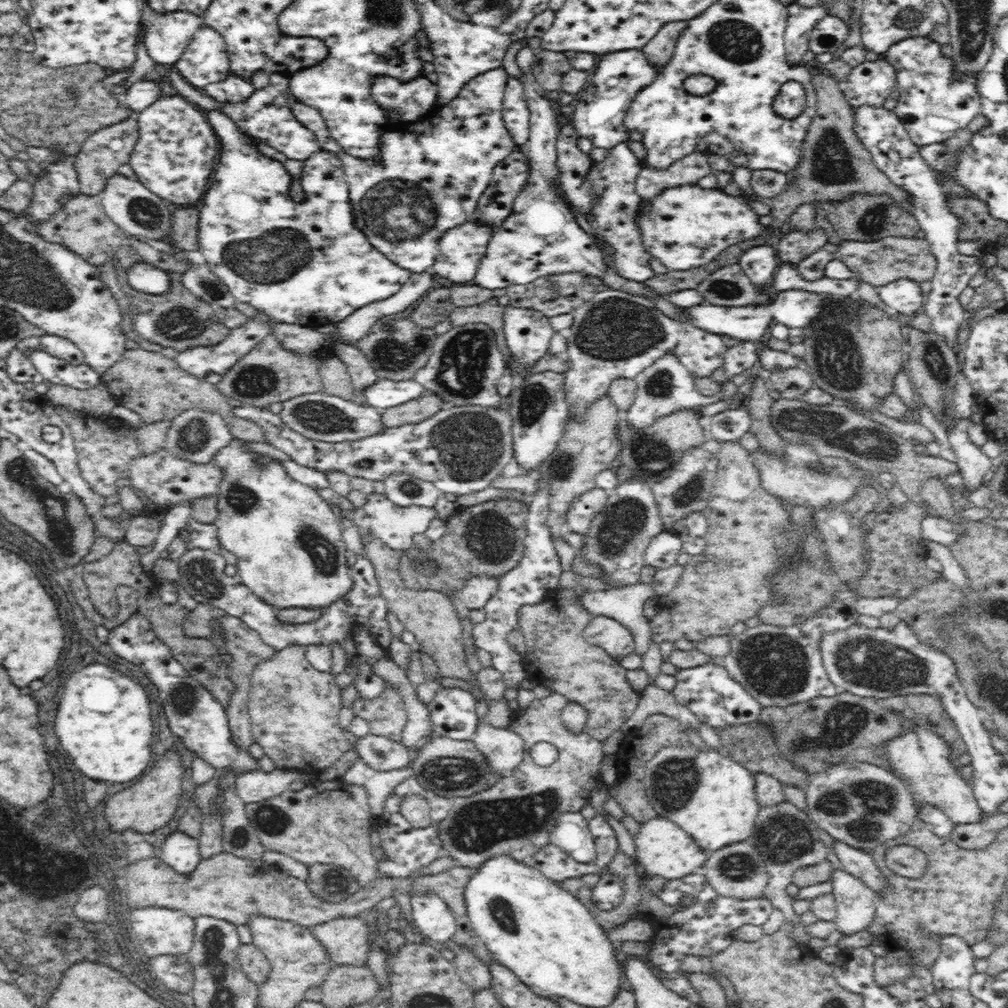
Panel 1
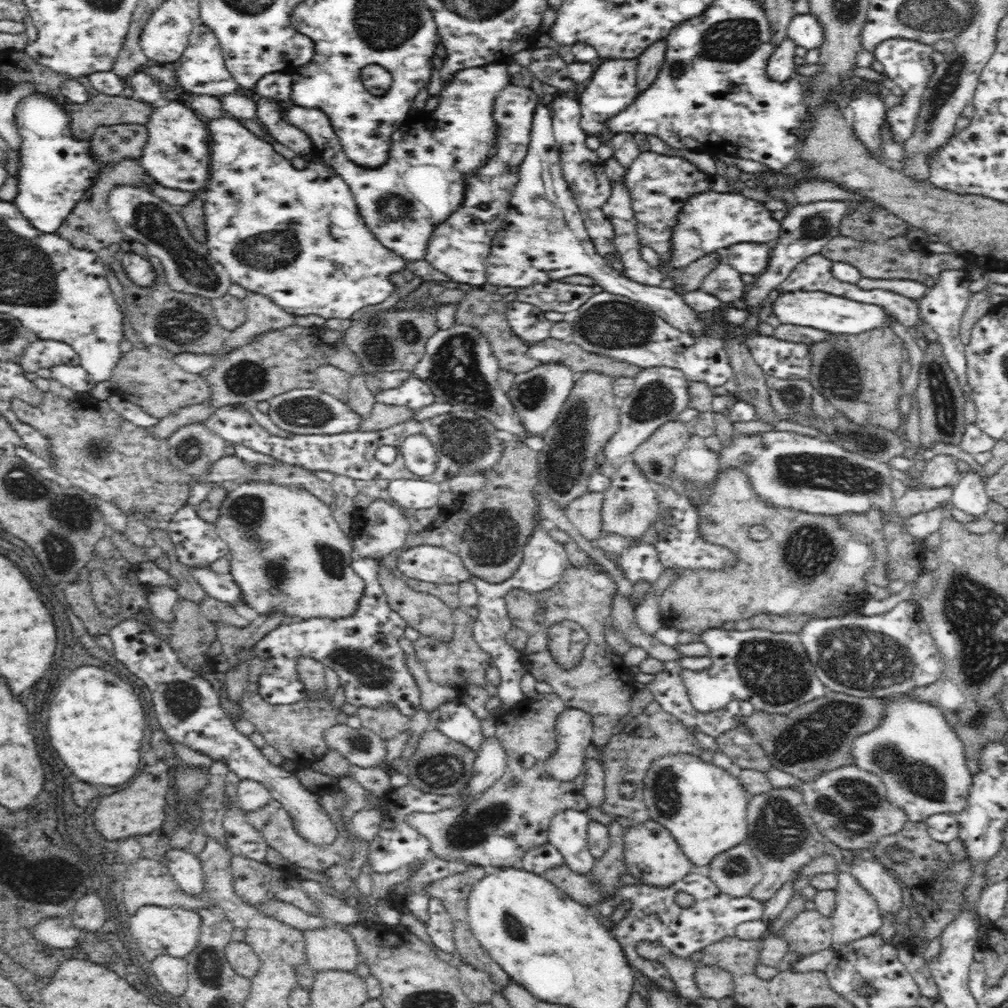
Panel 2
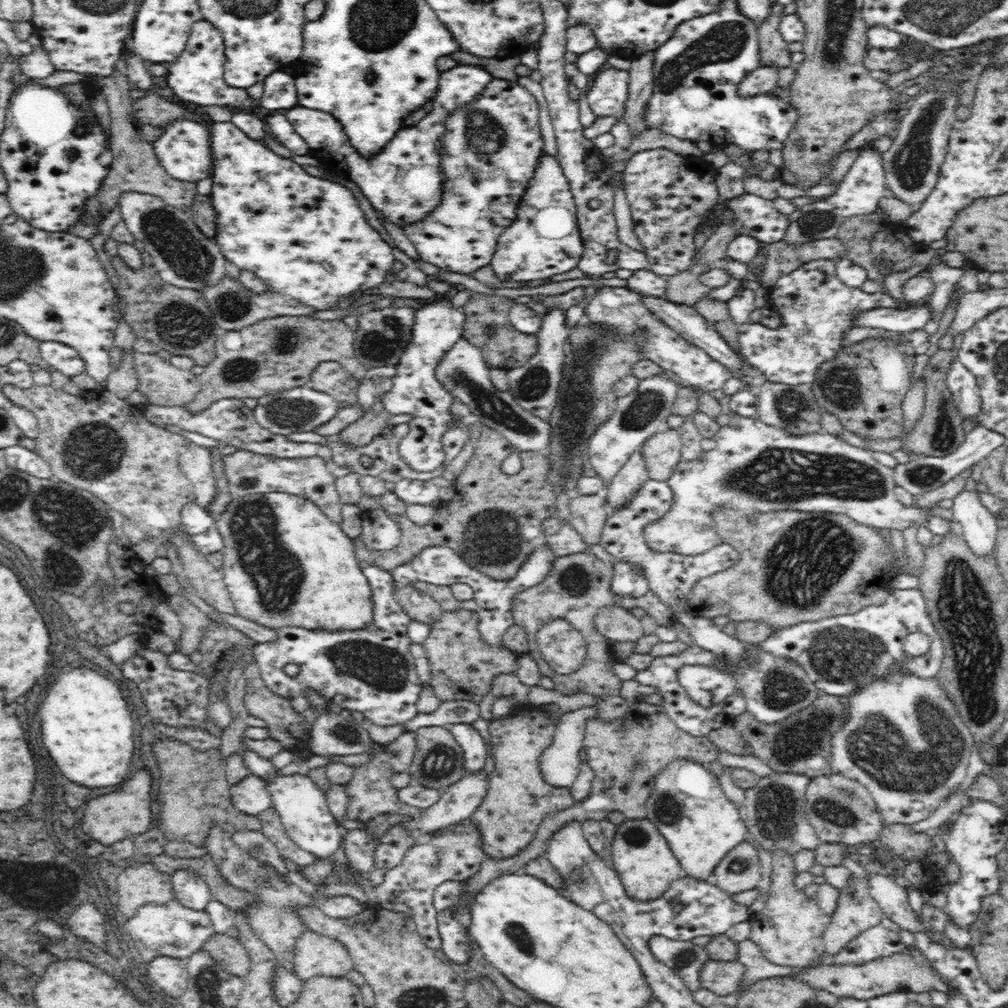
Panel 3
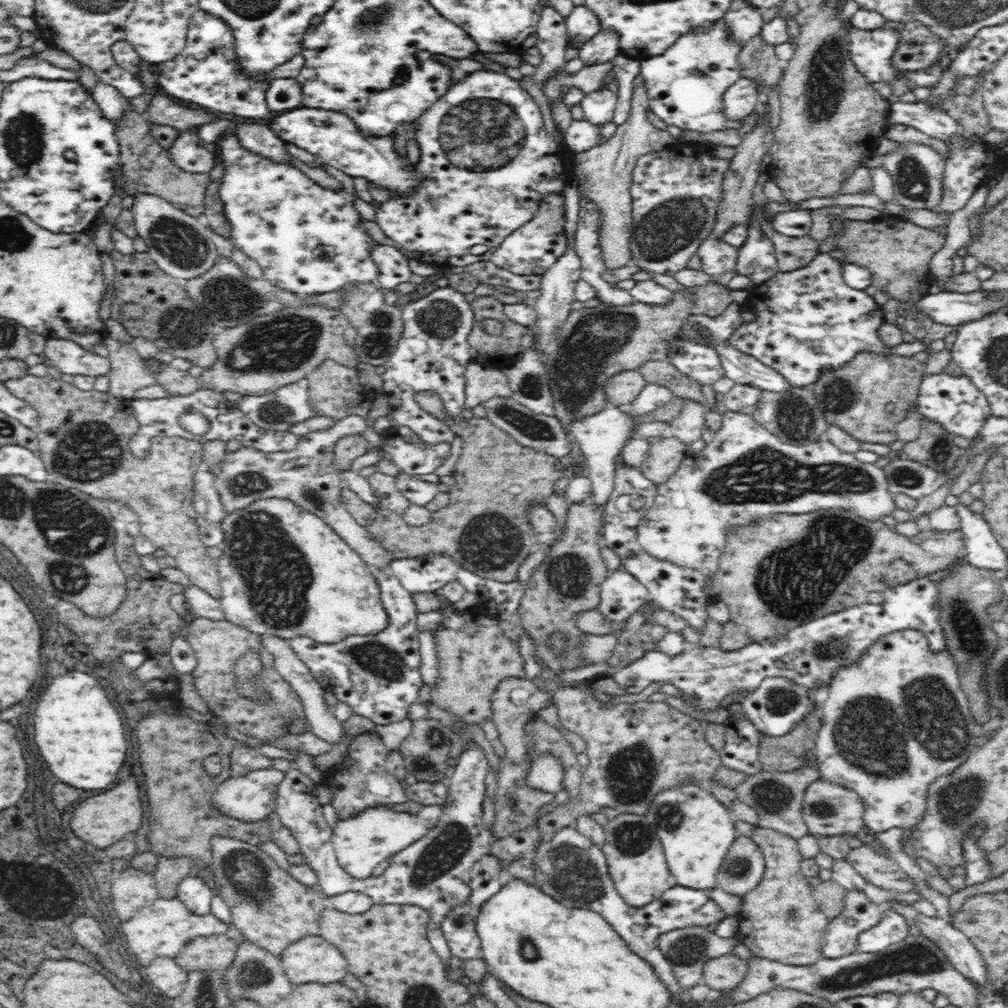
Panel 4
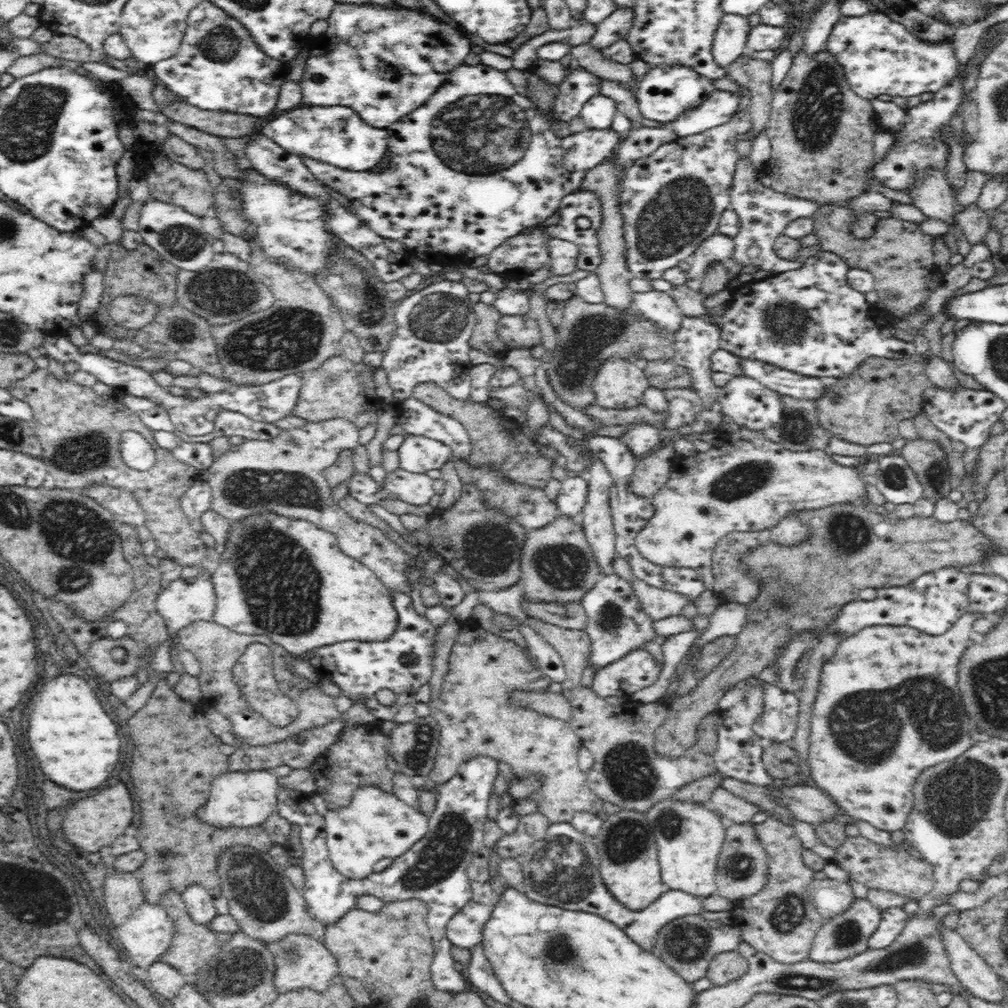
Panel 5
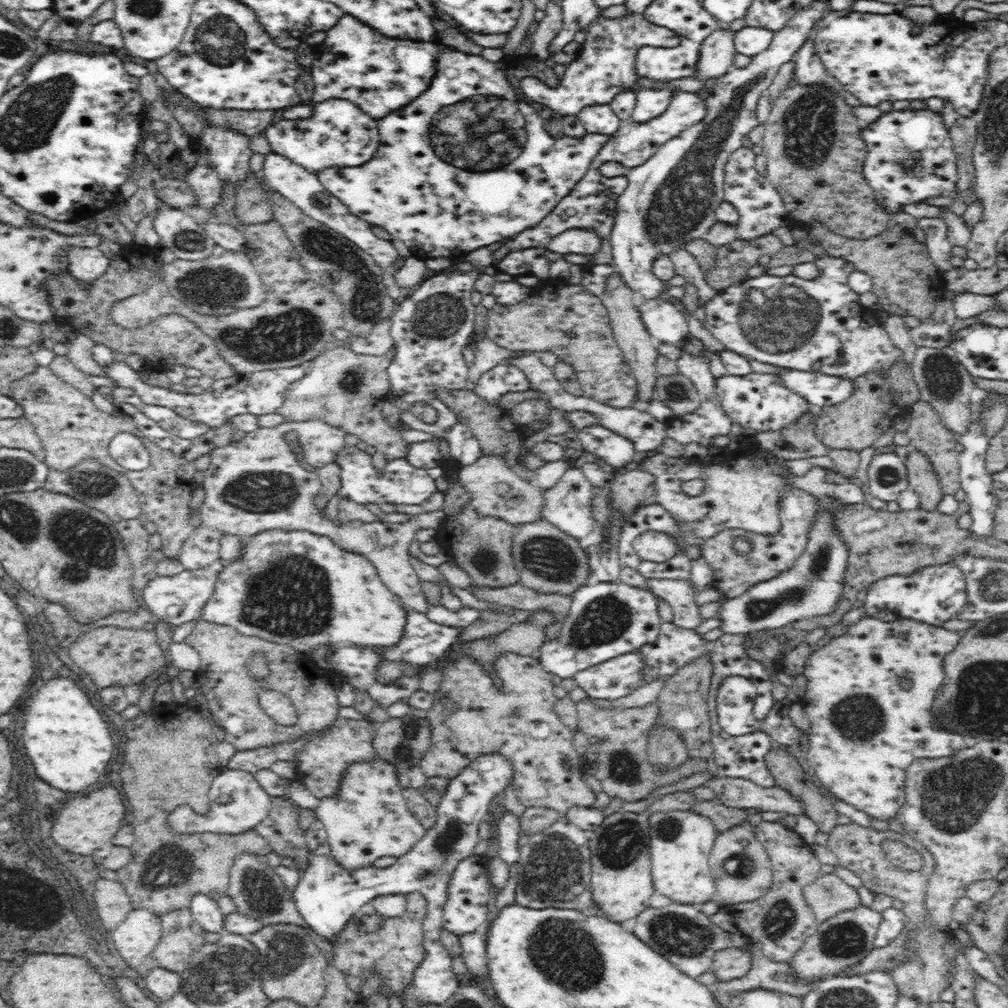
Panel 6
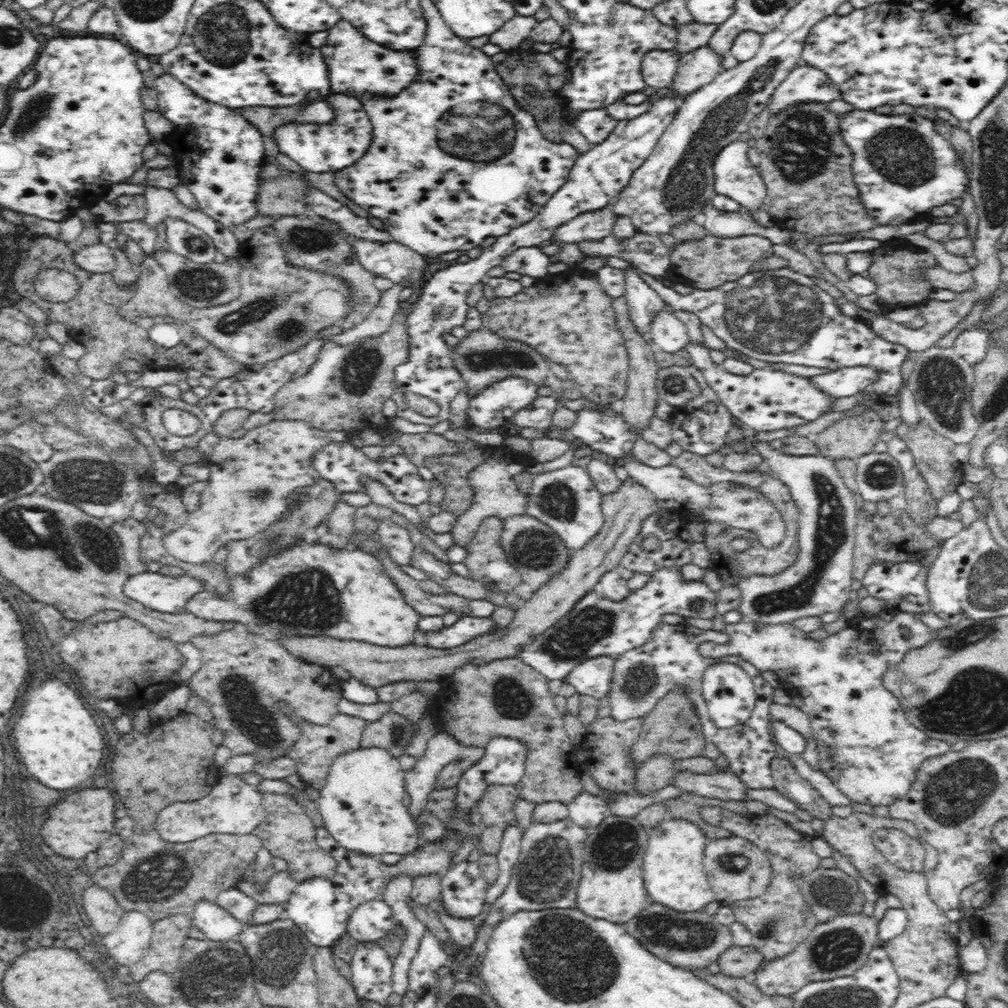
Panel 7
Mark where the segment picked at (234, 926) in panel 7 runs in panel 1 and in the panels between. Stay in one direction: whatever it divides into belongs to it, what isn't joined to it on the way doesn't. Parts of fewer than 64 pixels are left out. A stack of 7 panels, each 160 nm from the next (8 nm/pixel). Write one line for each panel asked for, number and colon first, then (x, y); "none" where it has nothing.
1: (179, 851)
2: (185, 868)
3: (191, 890)
4: (192, 891)
5: (199, 902)
6: (205, 910)

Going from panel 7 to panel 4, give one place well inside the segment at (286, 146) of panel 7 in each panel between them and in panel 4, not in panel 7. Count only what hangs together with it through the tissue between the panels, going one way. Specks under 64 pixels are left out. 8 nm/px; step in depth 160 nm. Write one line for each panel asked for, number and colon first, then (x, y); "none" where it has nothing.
4: (331, 136)
5: (336, 135)
6: (339, 134)

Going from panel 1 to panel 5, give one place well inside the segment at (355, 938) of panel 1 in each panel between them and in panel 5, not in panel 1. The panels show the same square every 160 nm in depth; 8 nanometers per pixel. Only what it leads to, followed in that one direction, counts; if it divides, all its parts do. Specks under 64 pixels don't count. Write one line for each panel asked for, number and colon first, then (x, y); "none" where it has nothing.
2: (332, 948)
3: (315, 954)
4: (311, 959)
5: (301, 961)

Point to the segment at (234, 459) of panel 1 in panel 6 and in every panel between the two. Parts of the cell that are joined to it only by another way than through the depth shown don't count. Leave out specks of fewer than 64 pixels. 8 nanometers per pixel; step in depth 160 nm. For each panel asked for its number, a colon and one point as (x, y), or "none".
2: (288, 555)
3: (281, 551)
4: (284, 572)
5: (269, 563)
6: (334, 595)

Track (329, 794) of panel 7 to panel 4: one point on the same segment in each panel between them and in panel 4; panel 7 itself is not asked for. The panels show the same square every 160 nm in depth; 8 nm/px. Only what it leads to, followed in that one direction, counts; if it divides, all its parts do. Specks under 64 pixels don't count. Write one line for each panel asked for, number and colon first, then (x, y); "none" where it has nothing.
4: (361, 843)
5: (375, 824)
6: (368, 819)

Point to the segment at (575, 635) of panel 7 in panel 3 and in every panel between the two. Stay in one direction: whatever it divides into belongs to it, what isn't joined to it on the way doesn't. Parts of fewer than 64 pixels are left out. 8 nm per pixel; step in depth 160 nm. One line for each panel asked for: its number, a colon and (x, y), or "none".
3: (626, 581)
4: (621, 594)
5: (616, 624)
6: (608, 619)

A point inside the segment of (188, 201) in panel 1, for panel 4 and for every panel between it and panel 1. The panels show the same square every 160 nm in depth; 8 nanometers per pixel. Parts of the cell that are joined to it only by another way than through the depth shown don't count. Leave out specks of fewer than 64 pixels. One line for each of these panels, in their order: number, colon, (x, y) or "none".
2: (177, 154)
3: (184, 148)
4: (186, 152)

